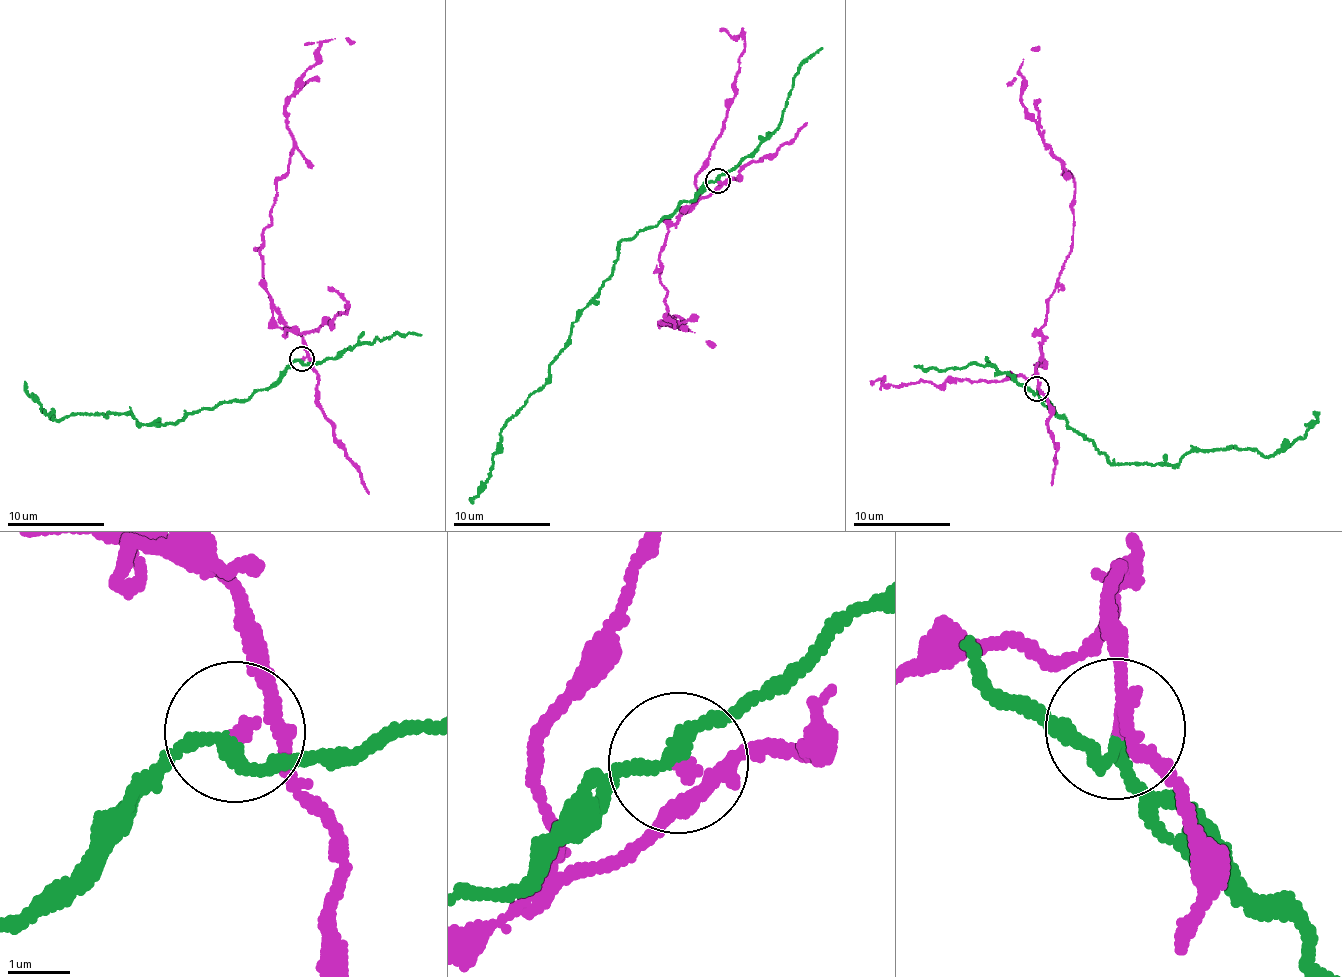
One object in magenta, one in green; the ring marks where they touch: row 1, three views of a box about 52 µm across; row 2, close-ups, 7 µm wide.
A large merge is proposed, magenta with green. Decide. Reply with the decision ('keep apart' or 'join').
keep apart

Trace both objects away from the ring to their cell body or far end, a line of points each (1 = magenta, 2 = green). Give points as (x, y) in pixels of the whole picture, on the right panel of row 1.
1: (1036, 388), (1047, 297), (1071, 252), (1076, 191), (1073, 179), (1020, 97), (1020, 70), (1030, 49), (1039, 47)
2: (1036, 389), (1110, 463), (1168, 466), (1188, 453), (1232, 446), (1277, 454), (1318, 420), (1312, 411)

